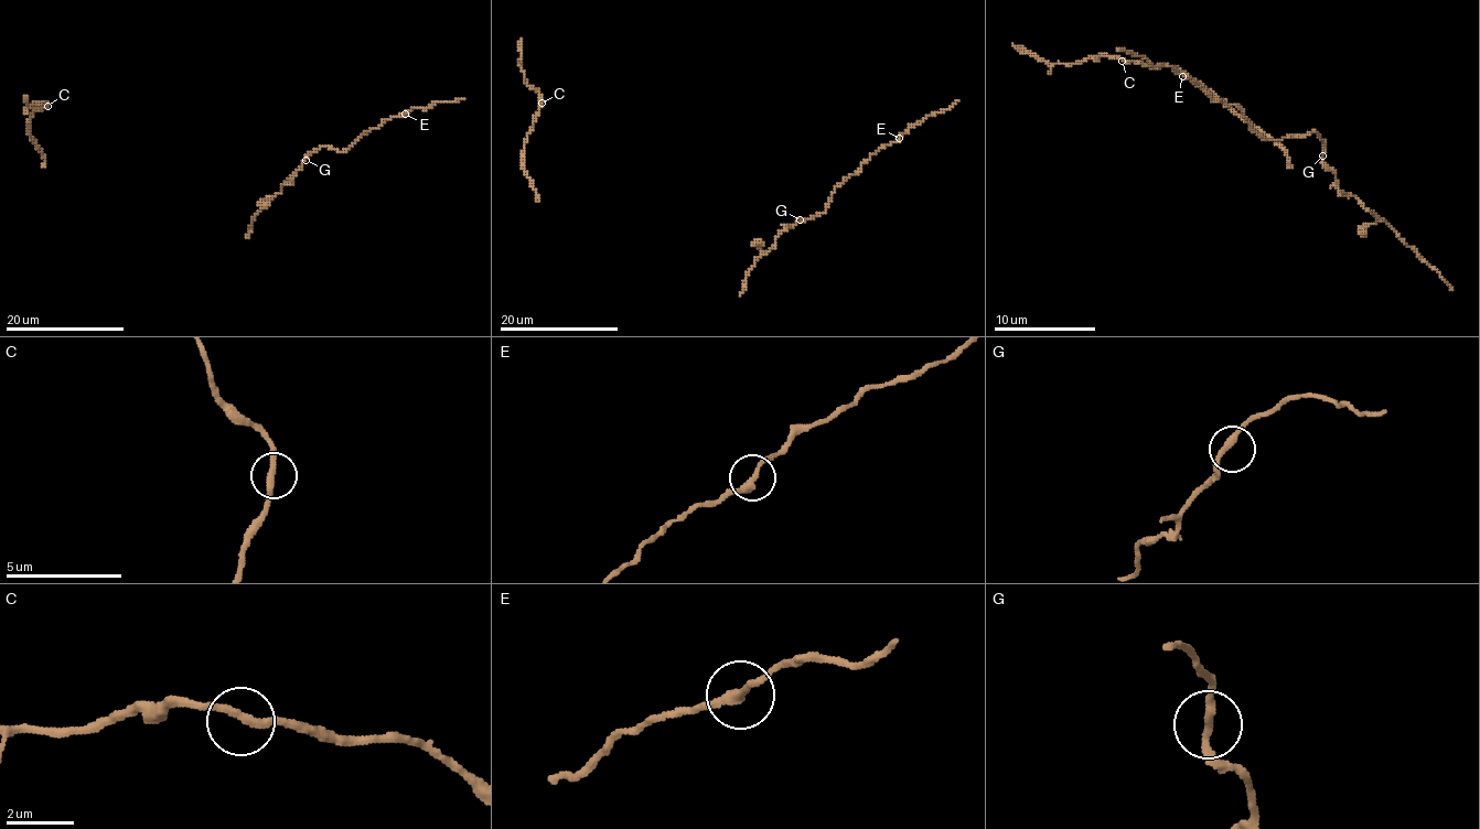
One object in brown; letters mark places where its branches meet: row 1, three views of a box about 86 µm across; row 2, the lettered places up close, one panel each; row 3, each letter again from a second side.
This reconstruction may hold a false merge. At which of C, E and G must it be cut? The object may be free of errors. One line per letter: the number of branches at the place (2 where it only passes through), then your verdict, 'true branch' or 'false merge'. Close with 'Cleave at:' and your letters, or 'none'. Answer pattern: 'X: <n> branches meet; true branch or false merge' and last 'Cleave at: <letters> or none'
C: 2 branches meet; true branch
E: 2 branches meet; true branch
G: 2 branches meet; true branch
Cleave at: none

